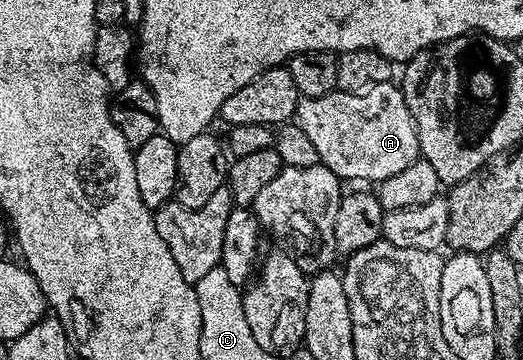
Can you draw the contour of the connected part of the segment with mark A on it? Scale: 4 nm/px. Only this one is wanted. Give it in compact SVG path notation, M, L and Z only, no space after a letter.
M396 83L379 85L363 95L337 91L321 97L301 97L294 121L314 142L320 164L341 179L379 183L421 160L418 131L410 107L406 107L404 90Z

